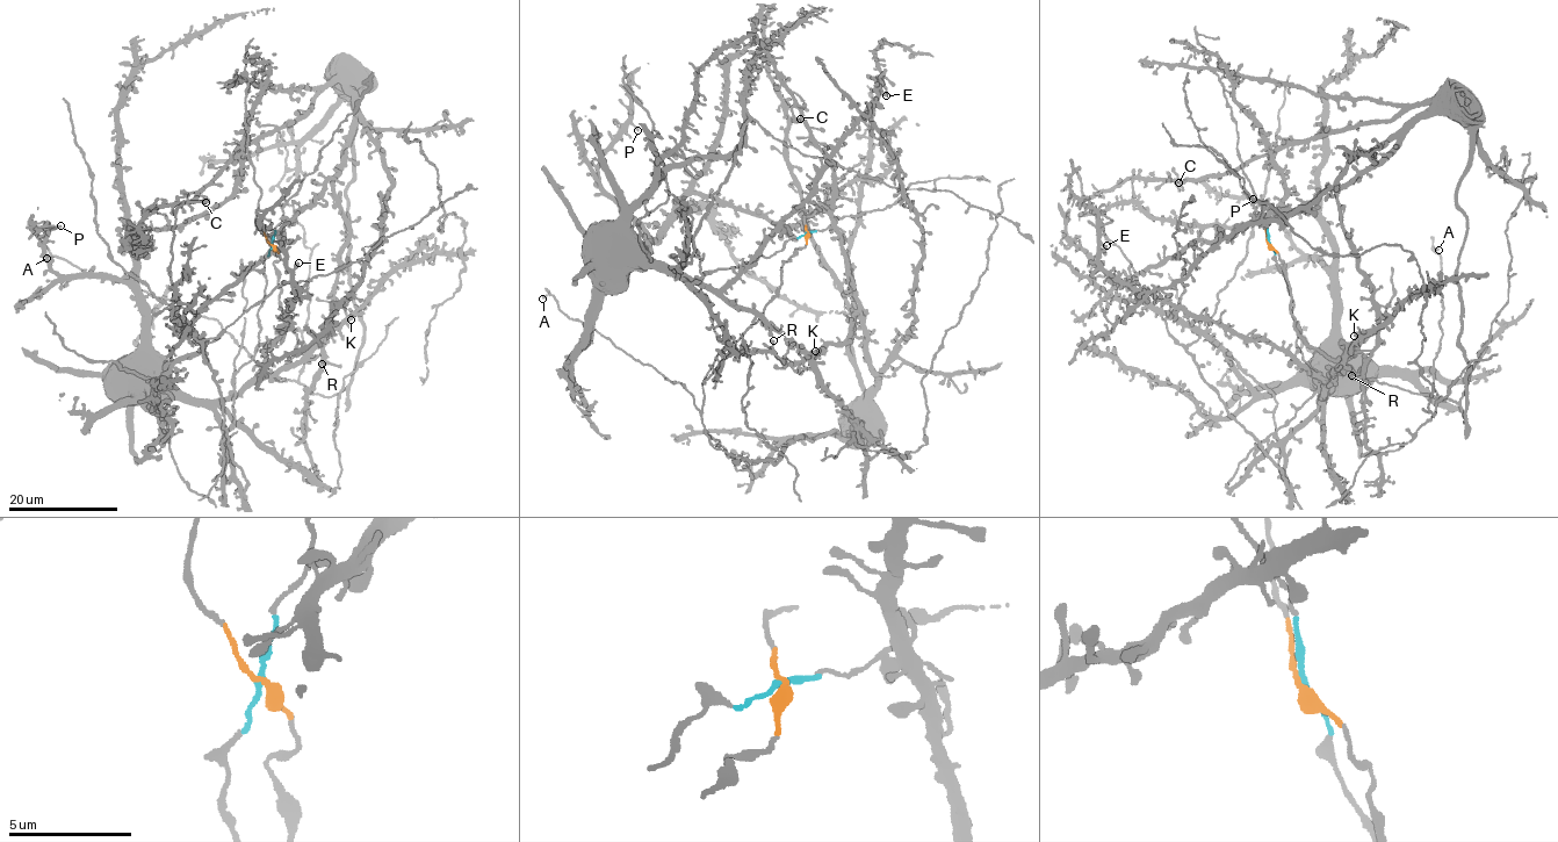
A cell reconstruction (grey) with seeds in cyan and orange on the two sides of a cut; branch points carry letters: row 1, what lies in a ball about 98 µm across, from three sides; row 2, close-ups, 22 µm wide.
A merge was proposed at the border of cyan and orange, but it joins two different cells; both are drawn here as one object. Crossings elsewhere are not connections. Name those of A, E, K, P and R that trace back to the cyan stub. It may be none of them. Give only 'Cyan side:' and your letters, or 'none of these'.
Cyan side: E, K, P

